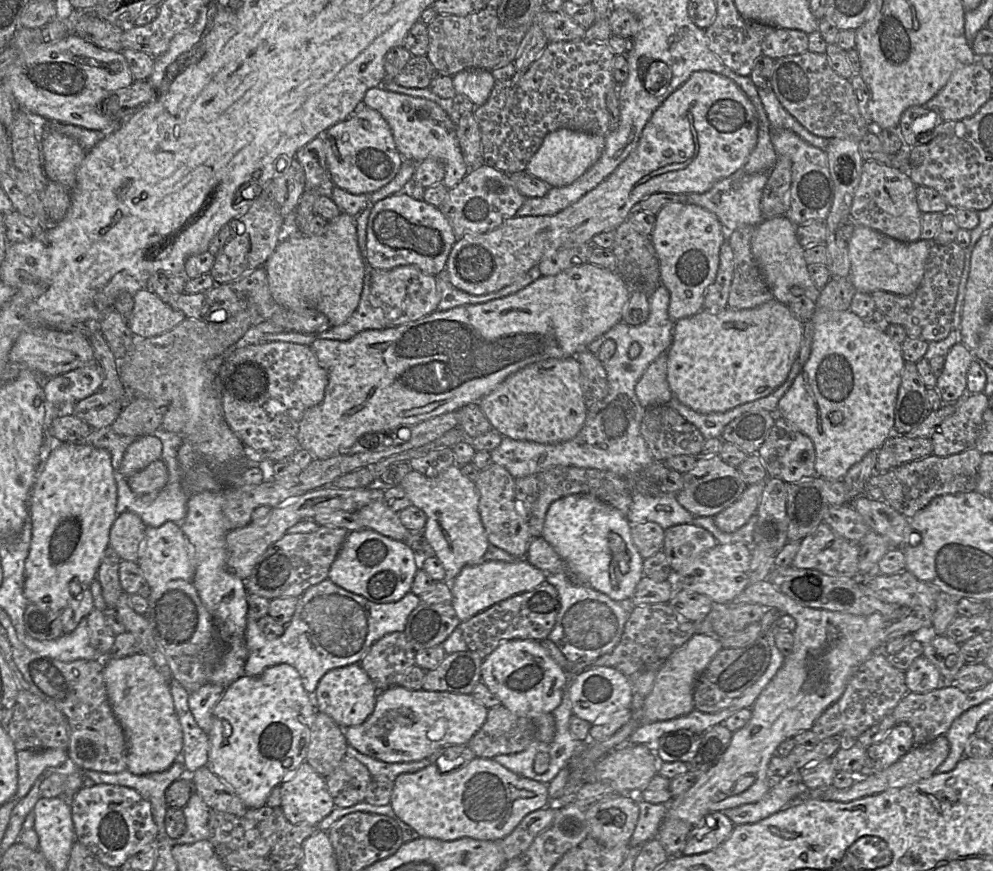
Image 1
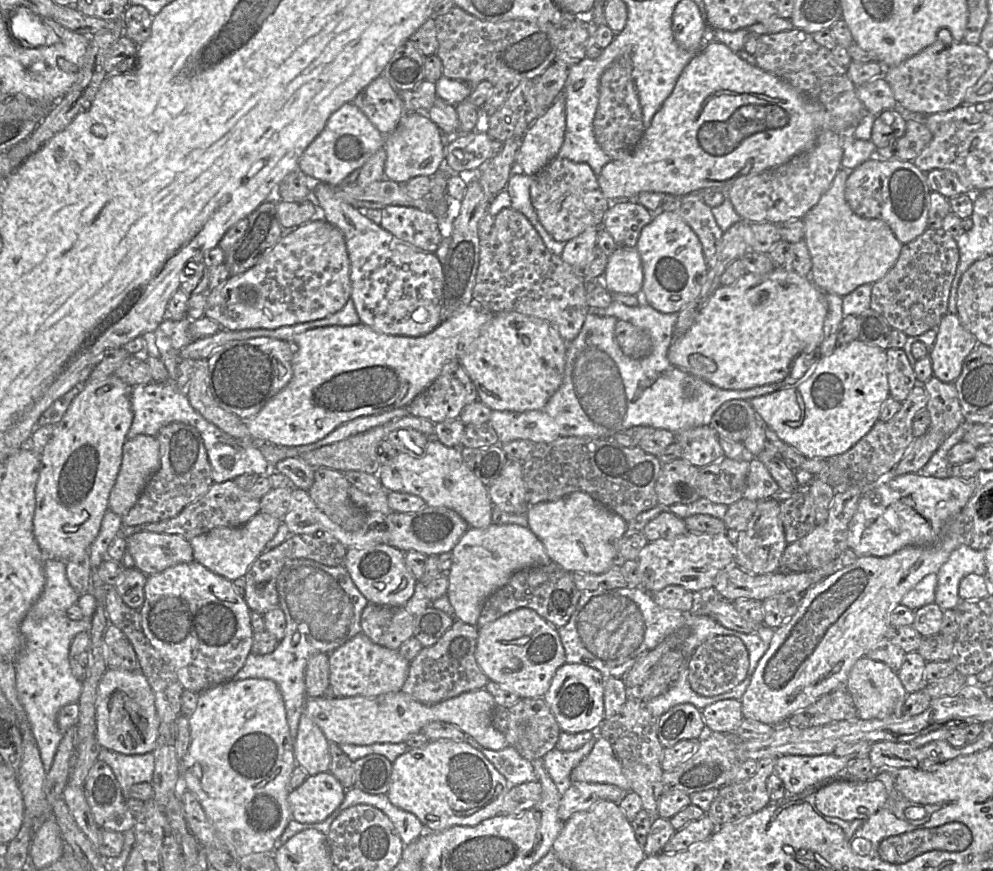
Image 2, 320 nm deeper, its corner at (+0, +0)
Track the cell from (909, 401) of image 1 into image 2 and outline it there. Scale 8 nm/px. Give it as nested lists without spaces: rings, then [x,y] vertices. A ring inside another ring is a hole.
[[[890,347],[886,355],[890,397],[903,403],[918,383],[915,371],[903,349]]]

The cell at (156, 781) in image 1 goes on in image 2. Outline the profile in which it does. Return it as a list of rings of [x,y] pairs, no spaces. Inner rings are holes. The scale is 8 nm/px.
[[[102,748],[98,760],[111,767],[126,798],[132,785],[152,781],[155,769],[153,753],[125,755]]]

